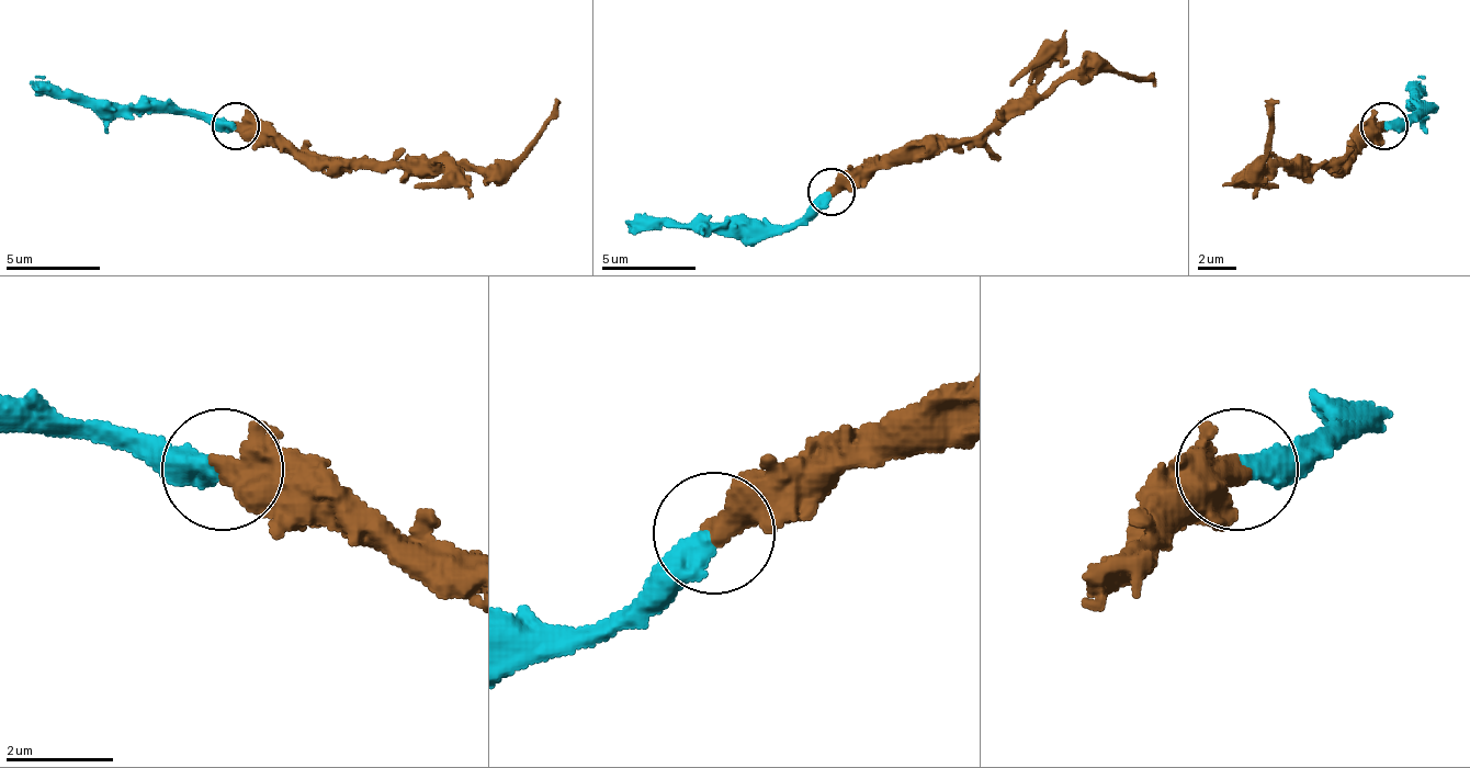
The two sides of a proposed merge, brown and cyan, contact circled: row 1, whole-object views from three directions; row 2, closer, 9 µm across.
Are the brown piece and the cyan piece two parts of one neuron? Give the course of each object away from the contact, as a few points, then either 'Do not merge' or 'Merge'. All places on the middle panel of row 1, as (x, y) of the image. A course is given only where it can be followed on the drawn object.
Course of brown: (832, 191), (860, 187), (879, 167), (912, 158), (973, 148), (1067, 78), (1105, 72), (1157, 87). Course of cyan: (827, 191), (790, 224), (686, 224), (624, 219). Merge

